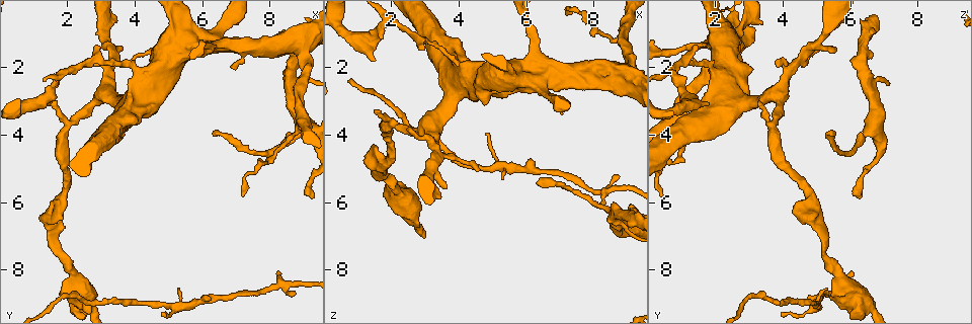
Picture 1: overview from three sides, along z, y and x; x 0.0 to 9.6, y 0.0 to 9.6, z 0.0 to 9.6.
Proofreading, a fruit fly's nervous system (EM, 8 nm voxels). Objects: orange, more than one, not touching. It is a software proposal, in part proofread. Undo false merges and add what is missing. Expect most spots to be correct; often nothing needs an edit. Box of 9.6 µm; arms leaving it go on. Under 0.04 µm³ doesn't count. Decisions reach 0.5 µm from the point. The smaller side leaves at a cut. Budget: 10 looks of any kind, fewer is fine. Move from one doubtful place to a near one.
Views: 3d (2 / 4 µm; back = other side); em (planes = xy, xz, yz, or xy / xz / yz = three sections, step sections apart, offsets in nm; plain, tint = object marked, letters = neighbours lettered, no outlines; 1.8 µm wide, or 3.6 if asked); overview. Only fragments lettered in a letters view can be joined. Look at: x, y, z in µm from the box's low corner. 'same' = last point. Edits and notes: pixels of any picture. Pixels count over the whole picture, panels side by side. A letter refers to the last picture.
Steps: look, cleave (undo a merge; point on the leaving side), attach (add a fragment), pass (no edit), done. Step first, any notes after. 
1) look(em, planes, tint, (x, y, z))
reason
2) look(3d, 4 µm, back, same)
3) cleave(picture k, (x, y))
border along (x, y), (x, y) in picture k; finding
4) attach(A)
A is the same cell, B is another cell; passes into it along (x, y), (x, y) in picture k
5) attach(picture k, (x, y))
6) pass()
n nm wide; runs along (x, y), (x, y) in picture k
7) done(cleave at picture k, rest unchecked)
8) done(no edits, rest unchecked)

look(3d, 4 µm, (5.30, 8.55, 5.35))
an open end

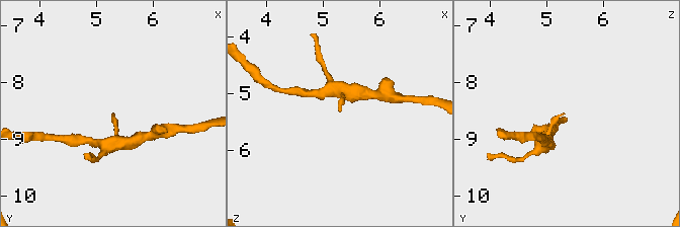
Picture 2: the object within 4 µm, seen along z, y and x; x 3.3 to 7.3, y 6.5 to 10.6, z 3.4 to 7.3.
look(em, xy, step 4, tint, (5.30, 8.60, 5.30))

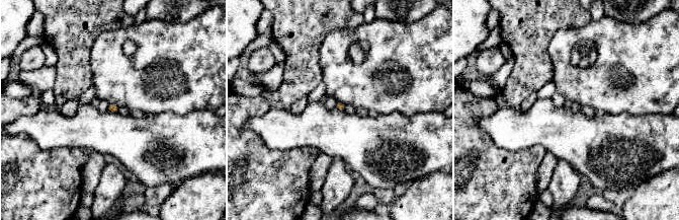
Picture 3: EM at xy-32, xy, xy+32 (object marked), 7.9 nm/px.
look(em, planes, letters, same)
cut it another way

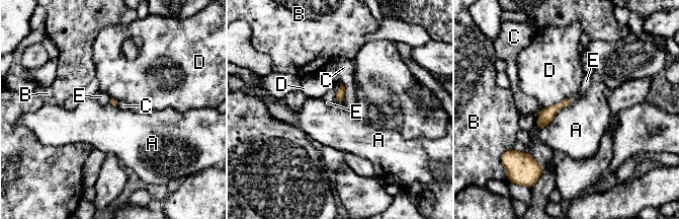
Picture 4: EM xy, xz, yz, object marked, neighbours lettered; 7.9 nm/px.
pass()
A, B, C, D and E are other cells; border along (571, 100), (540, 130) in picture 4; no lettered fragment goes on from it

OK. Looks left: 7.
look(3d, 2 µm, (6.35, 3.95, 5.50))
long arm stops here

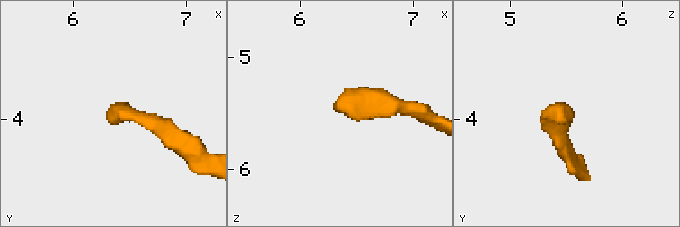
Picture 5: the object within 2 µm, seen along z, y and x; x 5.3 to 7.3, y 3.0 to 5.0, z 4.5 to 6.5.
look(em, planes, plain, (6.34, 4.02, 5.50))

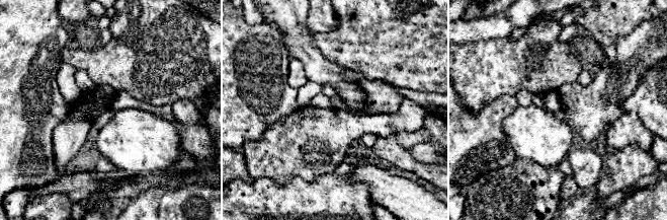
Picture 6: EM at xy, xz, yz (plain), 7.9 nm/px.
look(em, planes, letters, same)

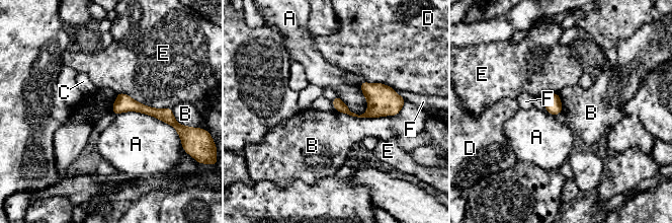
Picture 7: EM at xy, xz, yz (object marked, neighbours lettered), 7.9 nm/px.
pass()
80 nm wide; A, B, C, D, E and F are other cells; none of them fits

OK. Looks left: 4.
look(3d, 4 µm, (6.45, 1.30, 1.80))
sudden change in width

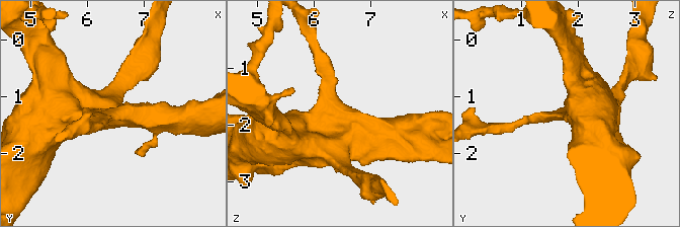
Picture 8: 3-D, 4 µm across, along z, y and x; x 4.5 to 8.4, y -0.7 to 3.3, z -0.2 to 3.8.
look(em, planes, tint, (6.40, 1.30, 1.75))
need the tissue

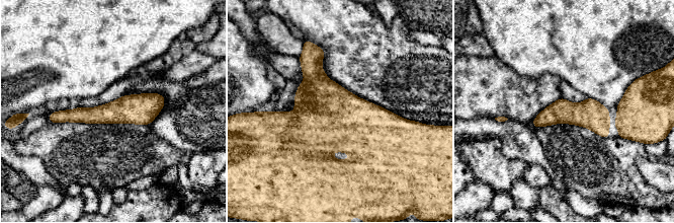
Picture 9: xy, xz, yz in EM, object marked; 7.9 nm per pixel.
look(em, planes, letters, same)
what lies round it

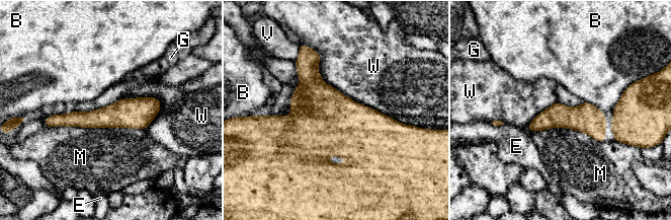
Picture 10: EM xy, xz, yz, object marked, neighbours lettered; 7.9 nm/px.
pass()
W touches over 1000 nm; B, E, G, M, V and W are other cells; border along (311, 48), (327, 84), (406, 125) in picture 10; one cell here

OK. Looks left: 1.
done(no edits, rest unchecked)

